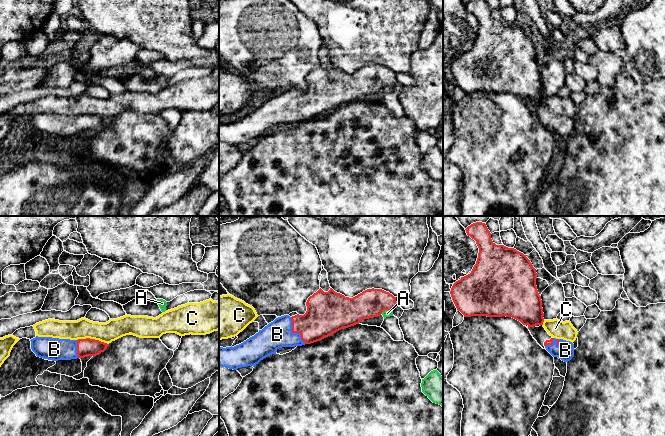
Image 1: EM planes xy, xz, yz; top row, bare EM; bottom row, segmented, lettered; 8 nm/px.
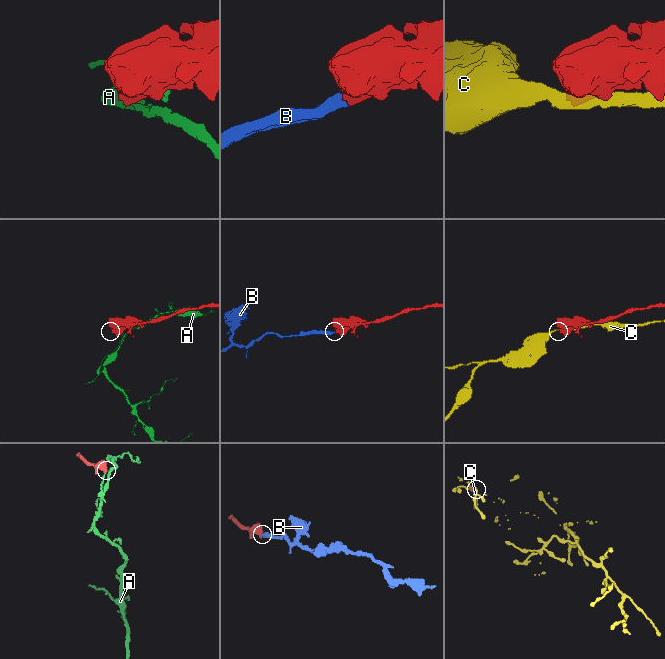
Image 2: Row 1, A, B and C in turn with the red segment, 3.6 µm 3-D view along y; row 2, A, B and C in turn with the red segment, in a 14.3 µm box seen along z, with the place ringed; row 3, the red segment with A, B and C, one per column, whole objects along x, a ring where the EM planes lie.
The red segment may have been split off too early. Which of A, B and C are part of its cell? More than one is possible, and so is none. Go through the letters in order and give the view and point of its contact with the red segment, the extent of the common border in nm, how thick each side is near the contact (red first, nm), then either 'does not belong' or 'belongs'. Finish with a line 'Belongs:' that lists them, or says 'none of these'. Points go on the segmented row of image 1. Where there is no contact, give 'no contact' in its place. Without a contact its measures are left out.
A: meets red in xz at (386, 309); contact 100 nm long; 220 nm thick on the red side, 60 nm on the other; does not belong
B: meets red in xz at (294, 332); contact 240 nm long; 280 nm thick on the red side, 220 nm on the other; belongs
C: meets red in xy at (92, 339); contact 260 nm long; 140 nm thick on the red side, 160 nm on the other; does not belong
Belongs: B

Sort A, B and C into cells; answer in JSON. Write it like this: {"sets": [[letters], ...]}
{"sets": [["A"], ["B"], ["C"]]}

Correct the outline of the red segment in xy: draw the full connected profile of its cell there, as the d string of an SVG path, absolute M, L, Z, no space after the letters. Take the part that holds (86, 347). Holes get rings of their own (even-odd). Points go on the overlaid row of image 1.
M36 336L30 341L31 349L37 357L52 361L96 356L108 346L107 343L90 338L70 340Z

